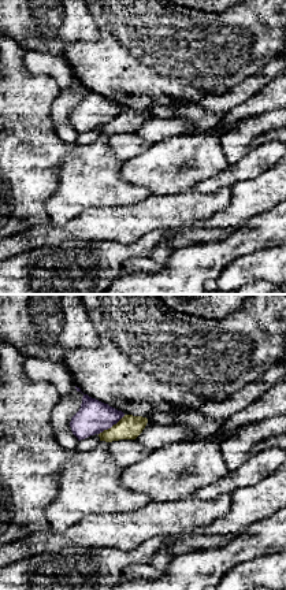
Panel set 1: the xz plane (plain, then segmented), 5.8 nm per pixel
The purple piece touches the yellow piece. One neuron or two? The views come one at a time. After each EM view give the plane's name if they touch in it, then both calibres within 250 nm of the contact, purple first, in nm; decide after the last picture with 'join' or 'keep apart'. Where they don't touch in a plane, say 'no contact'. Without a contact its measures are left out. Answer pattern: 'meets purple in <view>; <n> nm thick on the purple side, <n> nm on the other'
meets purple in xz; 190 nm thick on the purple side, 140 nm on the other

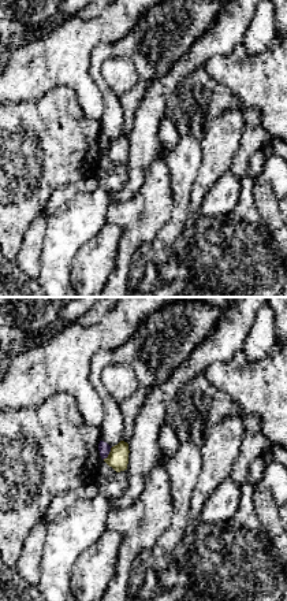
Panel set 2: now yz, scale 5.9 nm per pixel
meets purple in yz; 70 nm thick on the purple side, 120 nm on the other

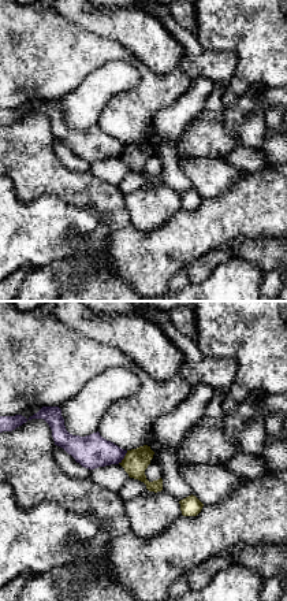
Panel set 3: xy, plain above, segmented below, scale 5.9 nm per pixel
meets purple in xy; 200 nm thick on the purple side, 150 nm on the other

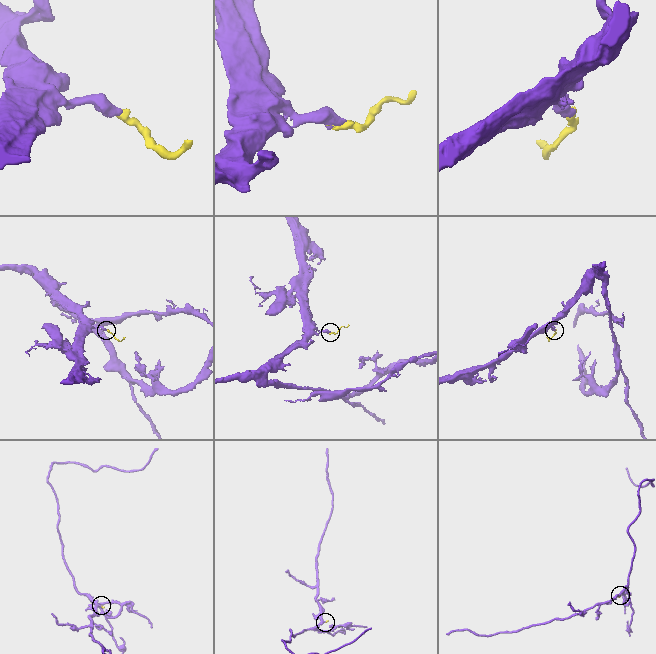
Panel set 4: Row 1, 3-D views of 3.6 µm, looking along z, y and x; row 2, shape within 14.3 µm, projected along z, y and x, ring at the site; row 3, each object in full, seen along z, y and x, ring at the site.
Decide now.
keep apart

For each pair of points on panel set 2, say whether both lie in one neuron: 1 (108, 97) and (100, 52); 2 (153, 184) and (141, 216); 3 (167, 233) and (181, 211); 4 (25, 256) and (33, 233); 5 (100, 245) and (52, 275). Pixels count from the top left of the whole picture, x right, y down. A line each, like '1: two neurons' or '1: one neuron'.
1: one neuron
2: one neuron
3: one neuron
4: one neuron
5: two neurons

